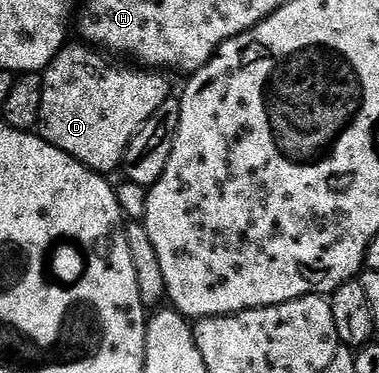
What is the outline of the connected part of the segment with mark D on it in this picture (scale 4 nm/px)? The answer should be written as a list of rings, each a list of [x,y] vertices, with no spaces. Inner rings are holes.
[[[84,42],[76,43],[66,43],[45,67],[45,71],[40,73],[43,102],[37,119],[39,135],[51,146],[71,154],[71,158],[75,158],[92,172],[110,174],[109,172],[115,171],[116,168],[118,171],[124,165],[129,144],[140,128],[149,121],[151,114],[155,114],[155,110],[159,110],[159,106],[163,106],[163,102],[170,99],[169,80],[165,77],[168,75],[157,70],[142,70],[125,62],[112,64],[109,61],[112,59],[104,51]]]

